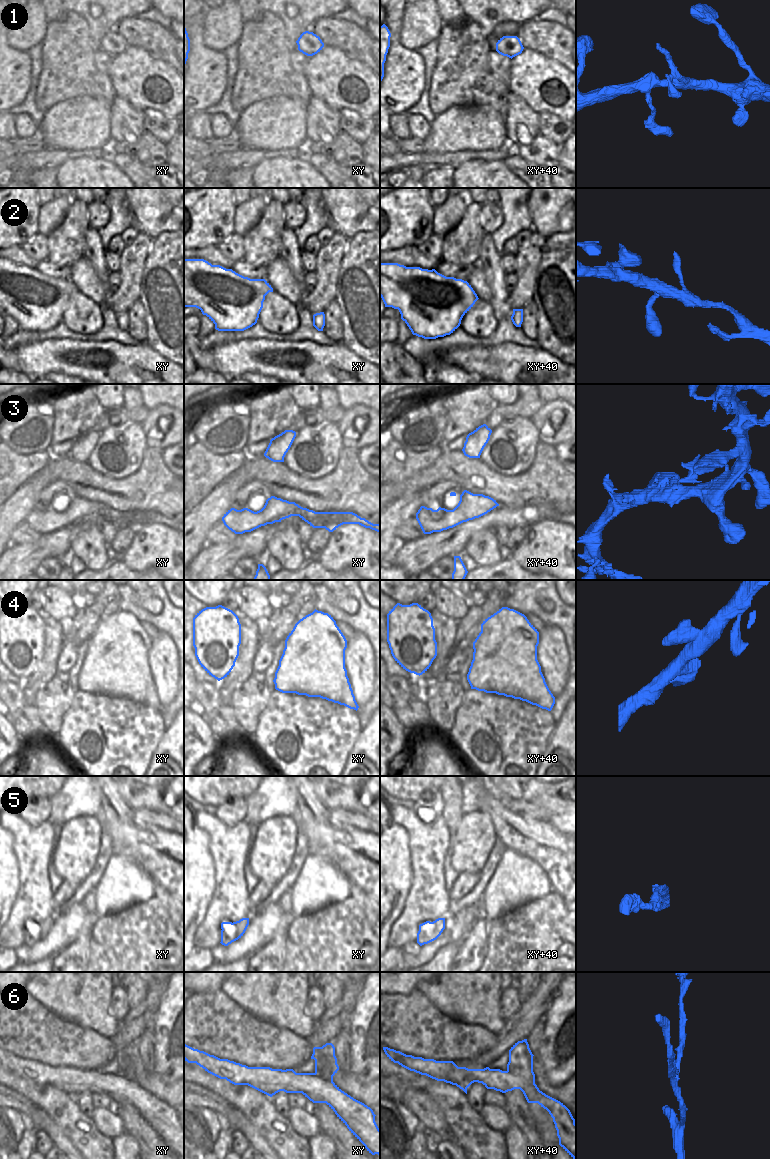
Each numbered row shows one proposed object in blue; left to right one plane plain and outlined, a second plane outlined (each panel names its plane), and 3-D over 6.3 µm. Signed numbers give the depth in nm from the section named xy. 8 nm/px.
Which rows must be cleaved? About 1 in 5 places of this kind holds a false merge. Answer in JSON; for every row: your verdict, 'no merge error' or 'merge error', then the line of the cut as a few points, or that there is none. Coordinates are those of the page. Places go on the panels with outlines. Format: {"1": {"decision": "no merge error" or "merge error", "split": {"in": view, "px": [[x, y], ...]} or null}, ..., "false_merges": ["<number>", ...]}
{"1": {"decision": "no merge error", "split": null}, "2": {"decision": "no merge error", "split": null}, "3": {"decision": "no merge error", "split": null}, "4": {"decision": "no merge error", "split": null}, "5": {"decision": "no merge error", "split": null}, "6": {"decision": "merge error", "split": {"in": "xy+40", "px": [[507, 1070], [524, 1080], [534, 1081]]}}, "false_merges": ["6"]}

